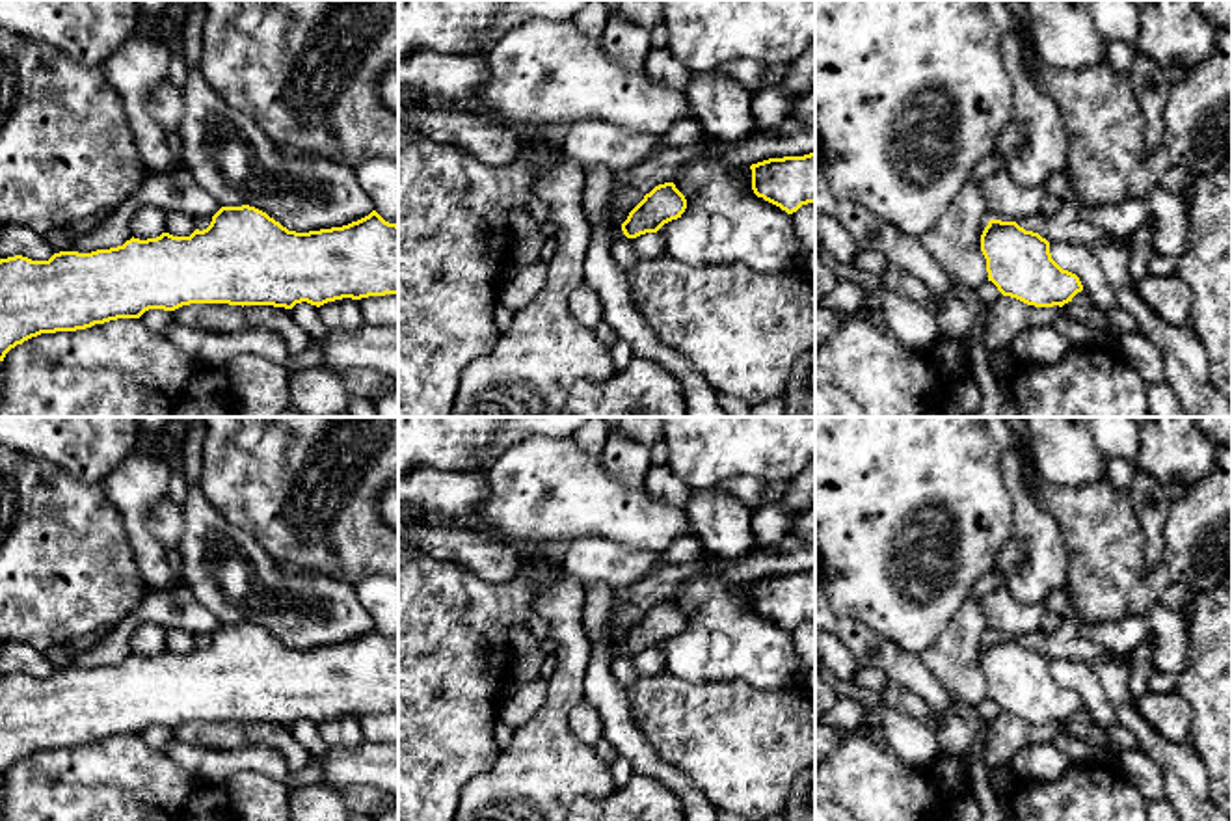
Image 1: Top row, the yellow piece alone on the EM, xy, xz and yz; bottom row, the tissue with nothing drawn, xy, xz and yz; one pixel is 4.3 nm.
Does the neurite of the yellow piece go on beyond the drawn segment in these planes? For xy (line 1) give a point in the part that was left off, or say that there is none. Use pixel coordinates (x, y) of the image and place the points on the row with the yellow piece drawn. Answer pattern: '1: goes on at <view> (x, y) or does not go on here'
1: does not go on here

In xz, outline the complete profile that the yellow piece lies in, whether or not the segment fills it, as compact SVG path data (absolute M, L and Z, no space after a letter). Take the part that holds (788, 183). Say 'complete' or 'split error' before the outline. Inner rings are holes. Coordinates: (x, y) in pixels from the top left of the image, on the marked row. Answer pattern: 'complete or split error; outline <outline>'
complete; outline M815 153L769 158L752 164L750 169L754 194L787 214L815 203Z

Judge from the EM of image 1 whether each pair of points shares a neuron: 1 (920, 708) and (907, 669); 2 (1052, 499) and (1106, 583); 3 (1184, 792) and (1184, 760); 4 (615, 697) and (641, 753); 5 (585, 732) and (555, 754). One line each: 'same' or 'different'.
1: different
2: same
3: same
4: same
5: different

